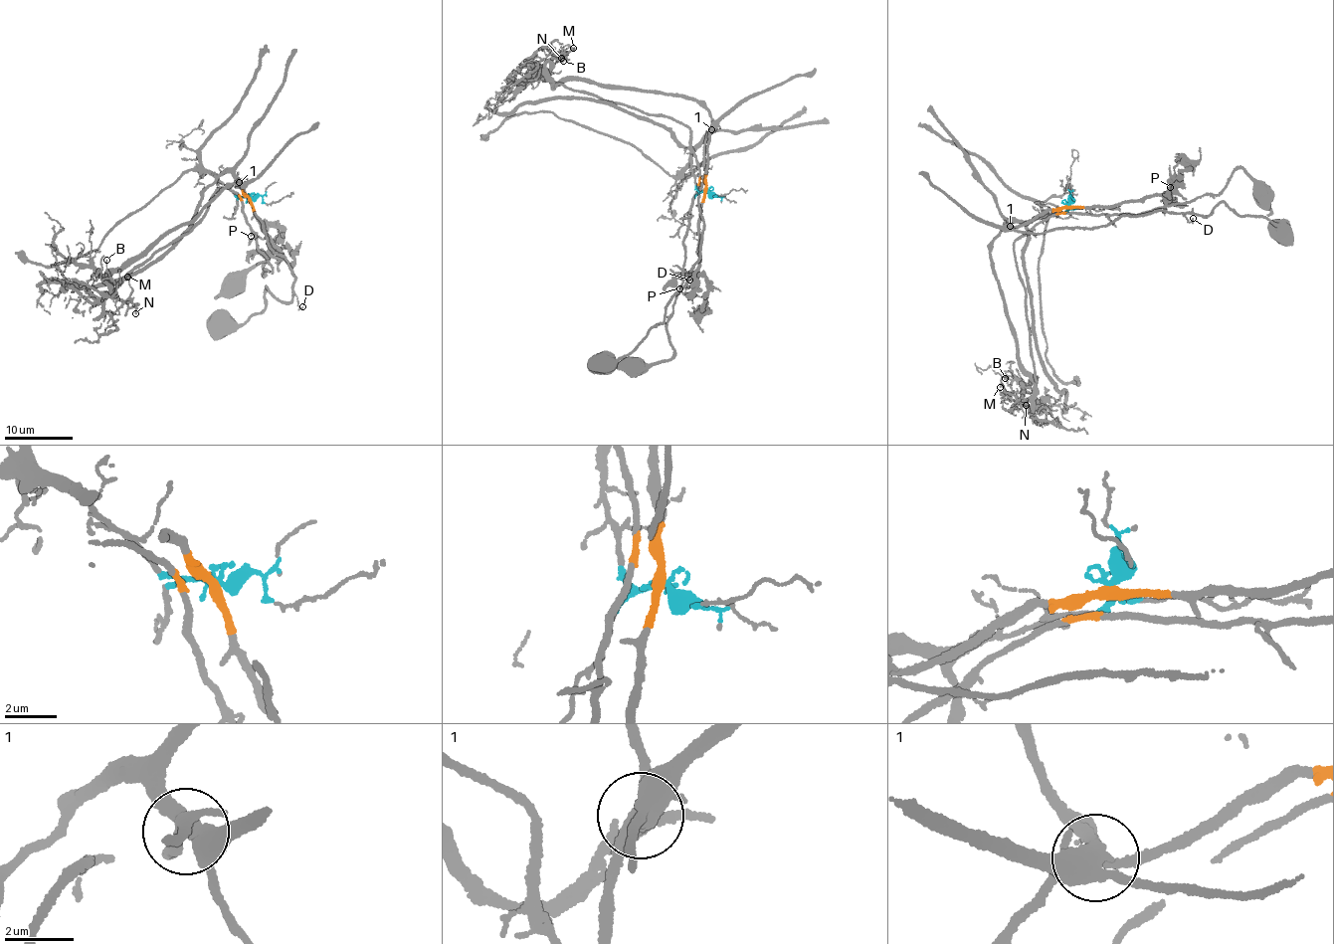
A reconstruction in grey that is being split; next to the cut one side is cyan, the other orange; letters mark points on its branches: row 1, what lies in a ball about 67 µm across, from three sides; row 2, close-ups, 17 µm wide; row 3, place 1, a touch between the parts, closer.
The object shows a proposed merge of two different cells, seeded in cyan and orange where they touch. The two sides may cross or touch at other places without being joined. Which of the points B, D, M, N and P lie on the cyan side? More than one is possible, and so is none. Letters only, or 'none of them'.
D

